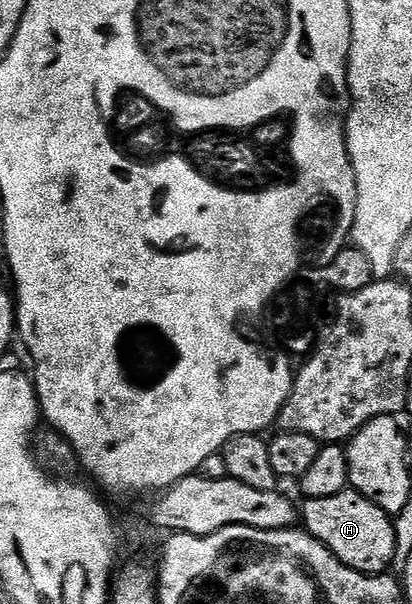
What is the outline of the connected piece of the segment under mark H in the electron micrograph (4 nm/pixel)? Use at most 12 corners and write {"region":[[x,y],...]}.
{"region":[[358,491],[304,500],[302,524],[346,567],[389,571],[393,517]]}

